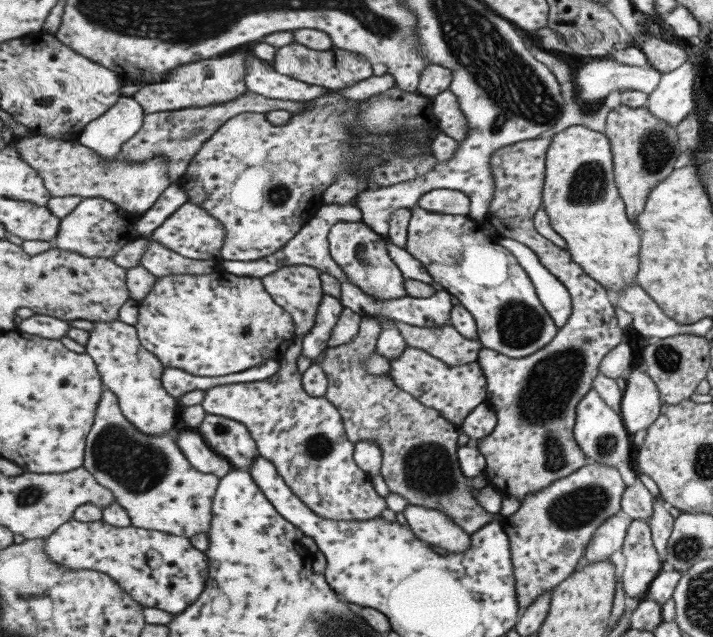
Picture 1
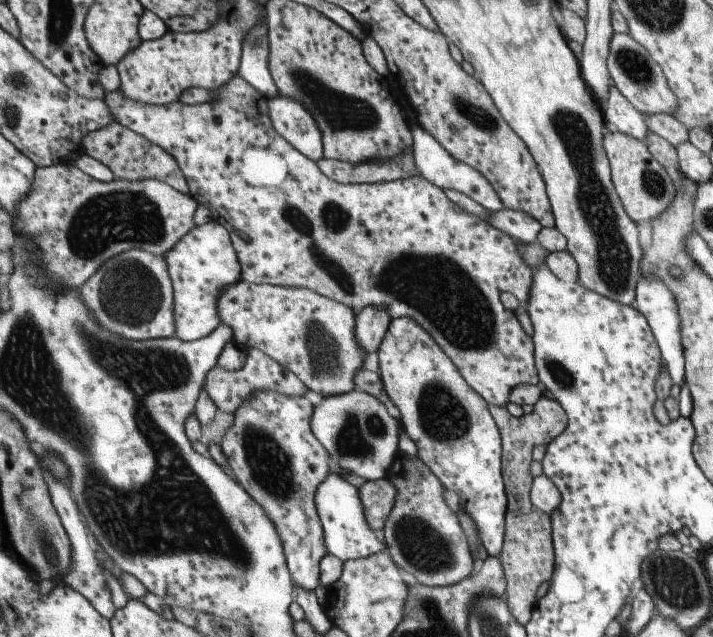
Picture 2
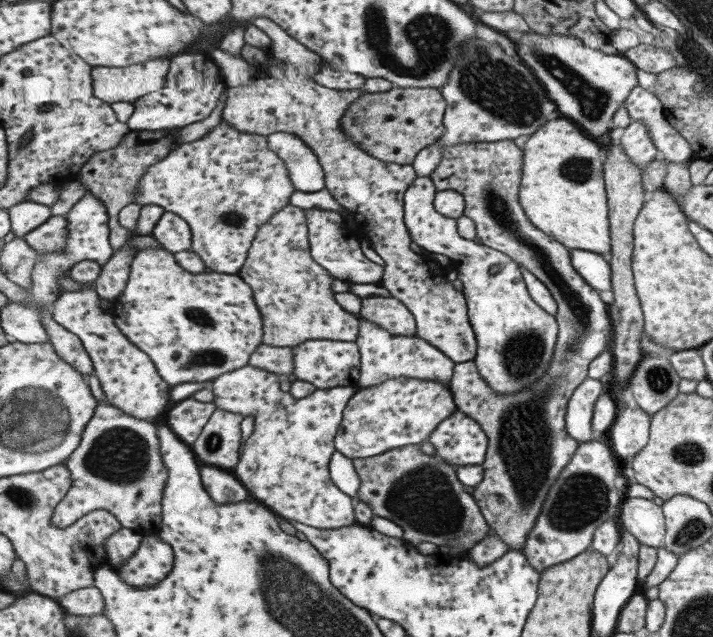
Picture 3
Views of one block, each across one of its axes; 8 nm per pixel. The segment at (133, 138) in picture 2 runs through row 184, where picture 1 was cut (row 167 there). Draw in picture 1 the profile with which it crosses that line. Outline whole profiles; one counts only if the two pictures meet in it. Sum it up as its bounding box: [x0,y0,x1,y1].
[121,91,306,184]

